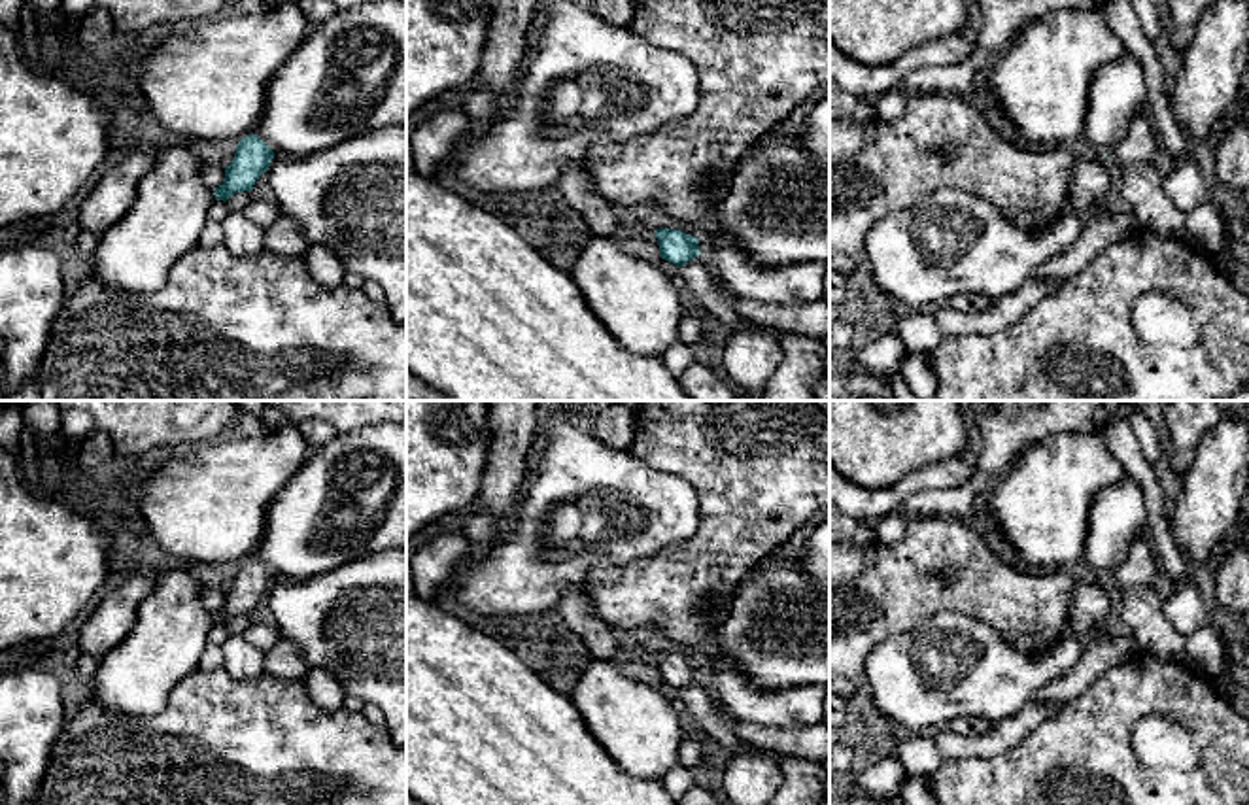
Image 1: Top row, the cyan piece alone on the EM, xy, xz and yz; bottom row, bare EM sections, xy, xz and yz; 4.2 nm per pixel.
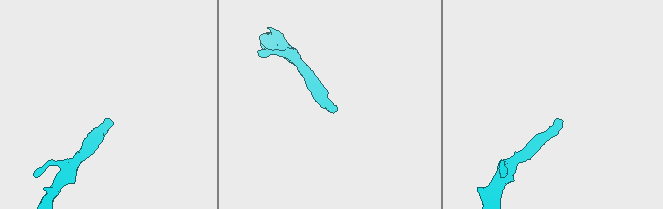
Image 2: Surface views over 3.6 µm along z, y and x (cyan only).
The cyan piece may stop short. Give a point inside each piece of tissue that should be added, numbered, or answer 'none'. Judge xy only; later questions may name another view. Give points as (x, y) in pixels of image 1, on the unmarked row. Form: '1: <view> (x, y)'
1: xy (348, 499)

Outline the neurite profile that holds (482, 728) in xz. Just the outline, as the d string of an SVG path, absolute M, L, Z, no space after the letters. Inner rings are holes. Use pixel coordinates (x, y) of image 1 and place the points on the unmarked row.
M416 595L406 597L406 796L421 805L678 805L661 780L625 773L597 743L573 701L510 648Z

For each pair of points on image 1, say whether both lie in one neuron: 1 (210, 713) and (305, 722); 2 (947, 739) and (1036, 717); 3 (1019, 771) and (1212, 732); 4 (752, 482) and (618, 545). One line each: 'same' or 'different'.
1: same
2: same
3: same
4: different

